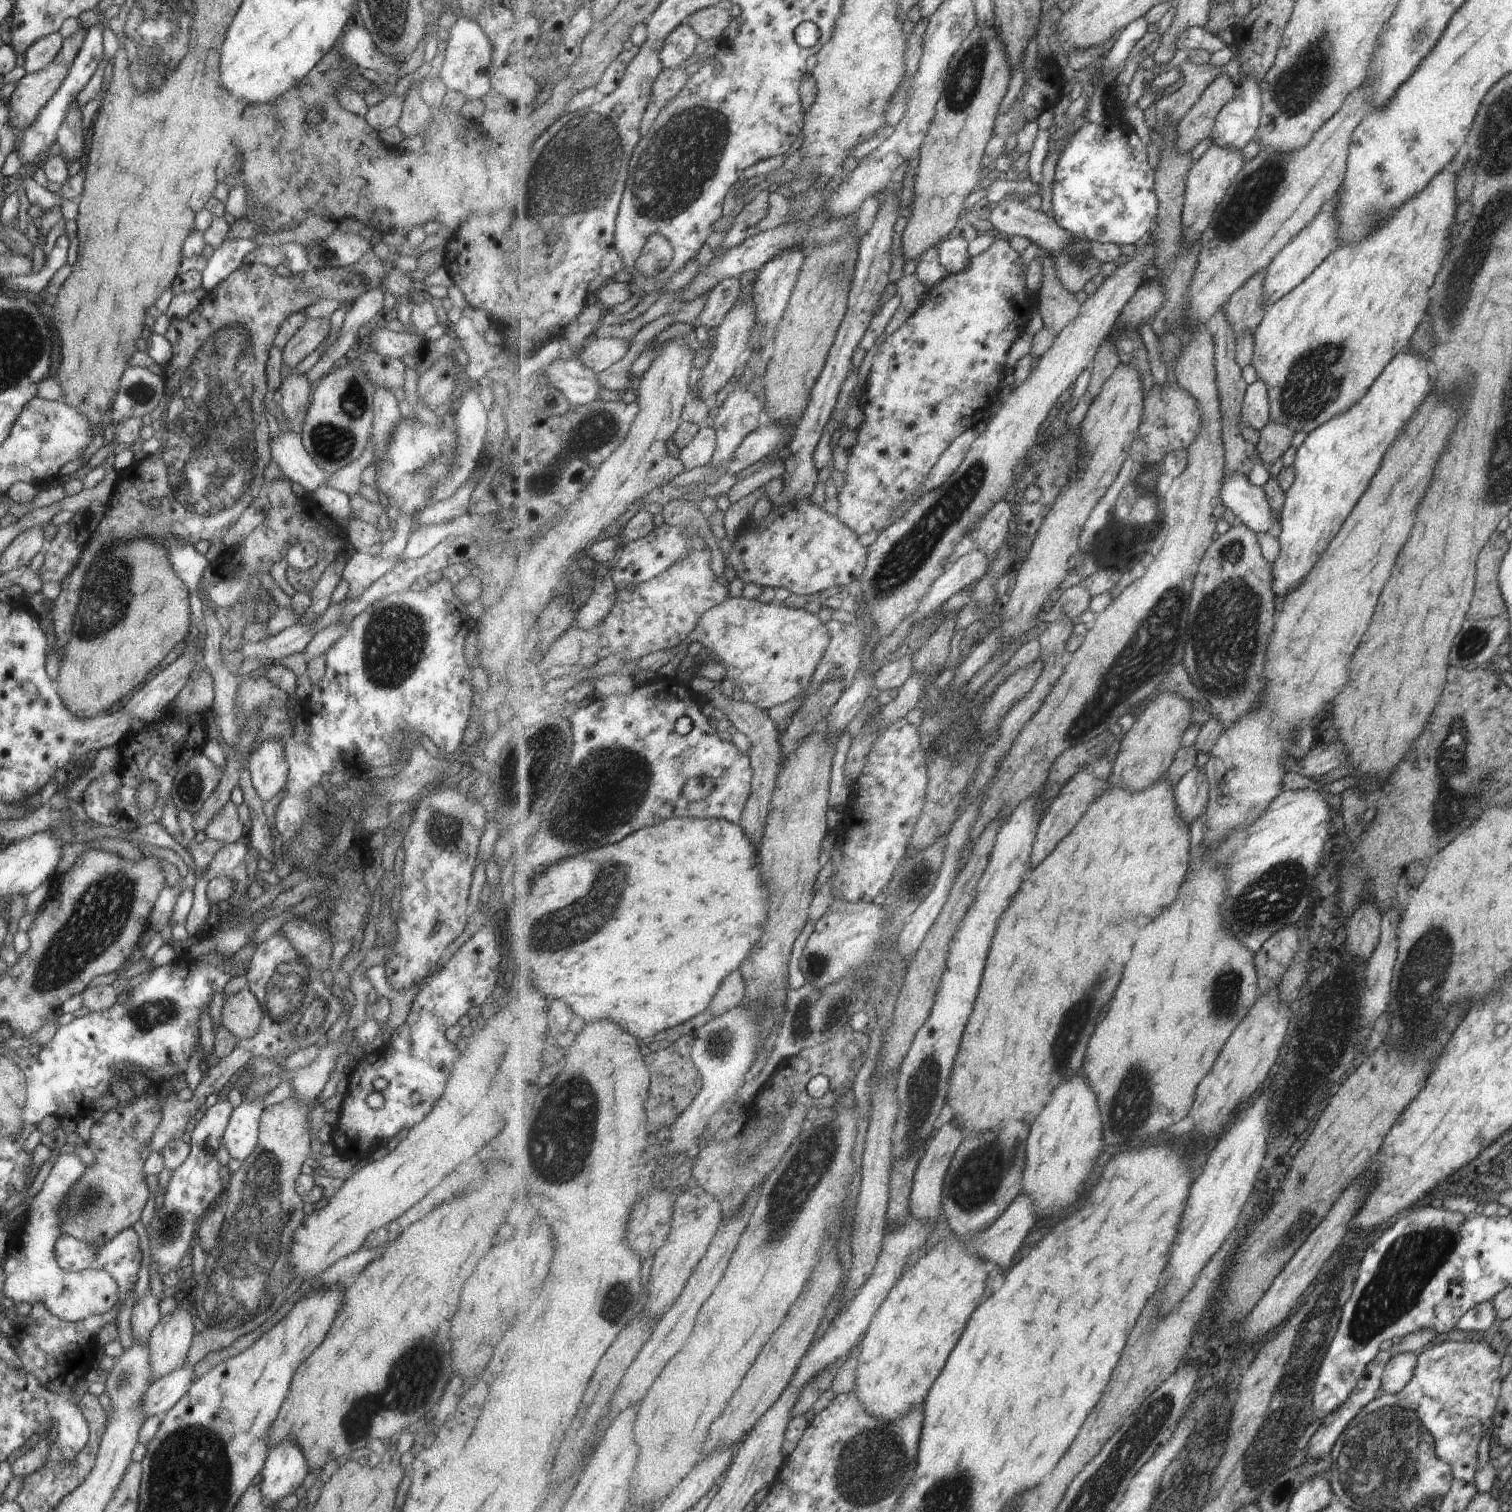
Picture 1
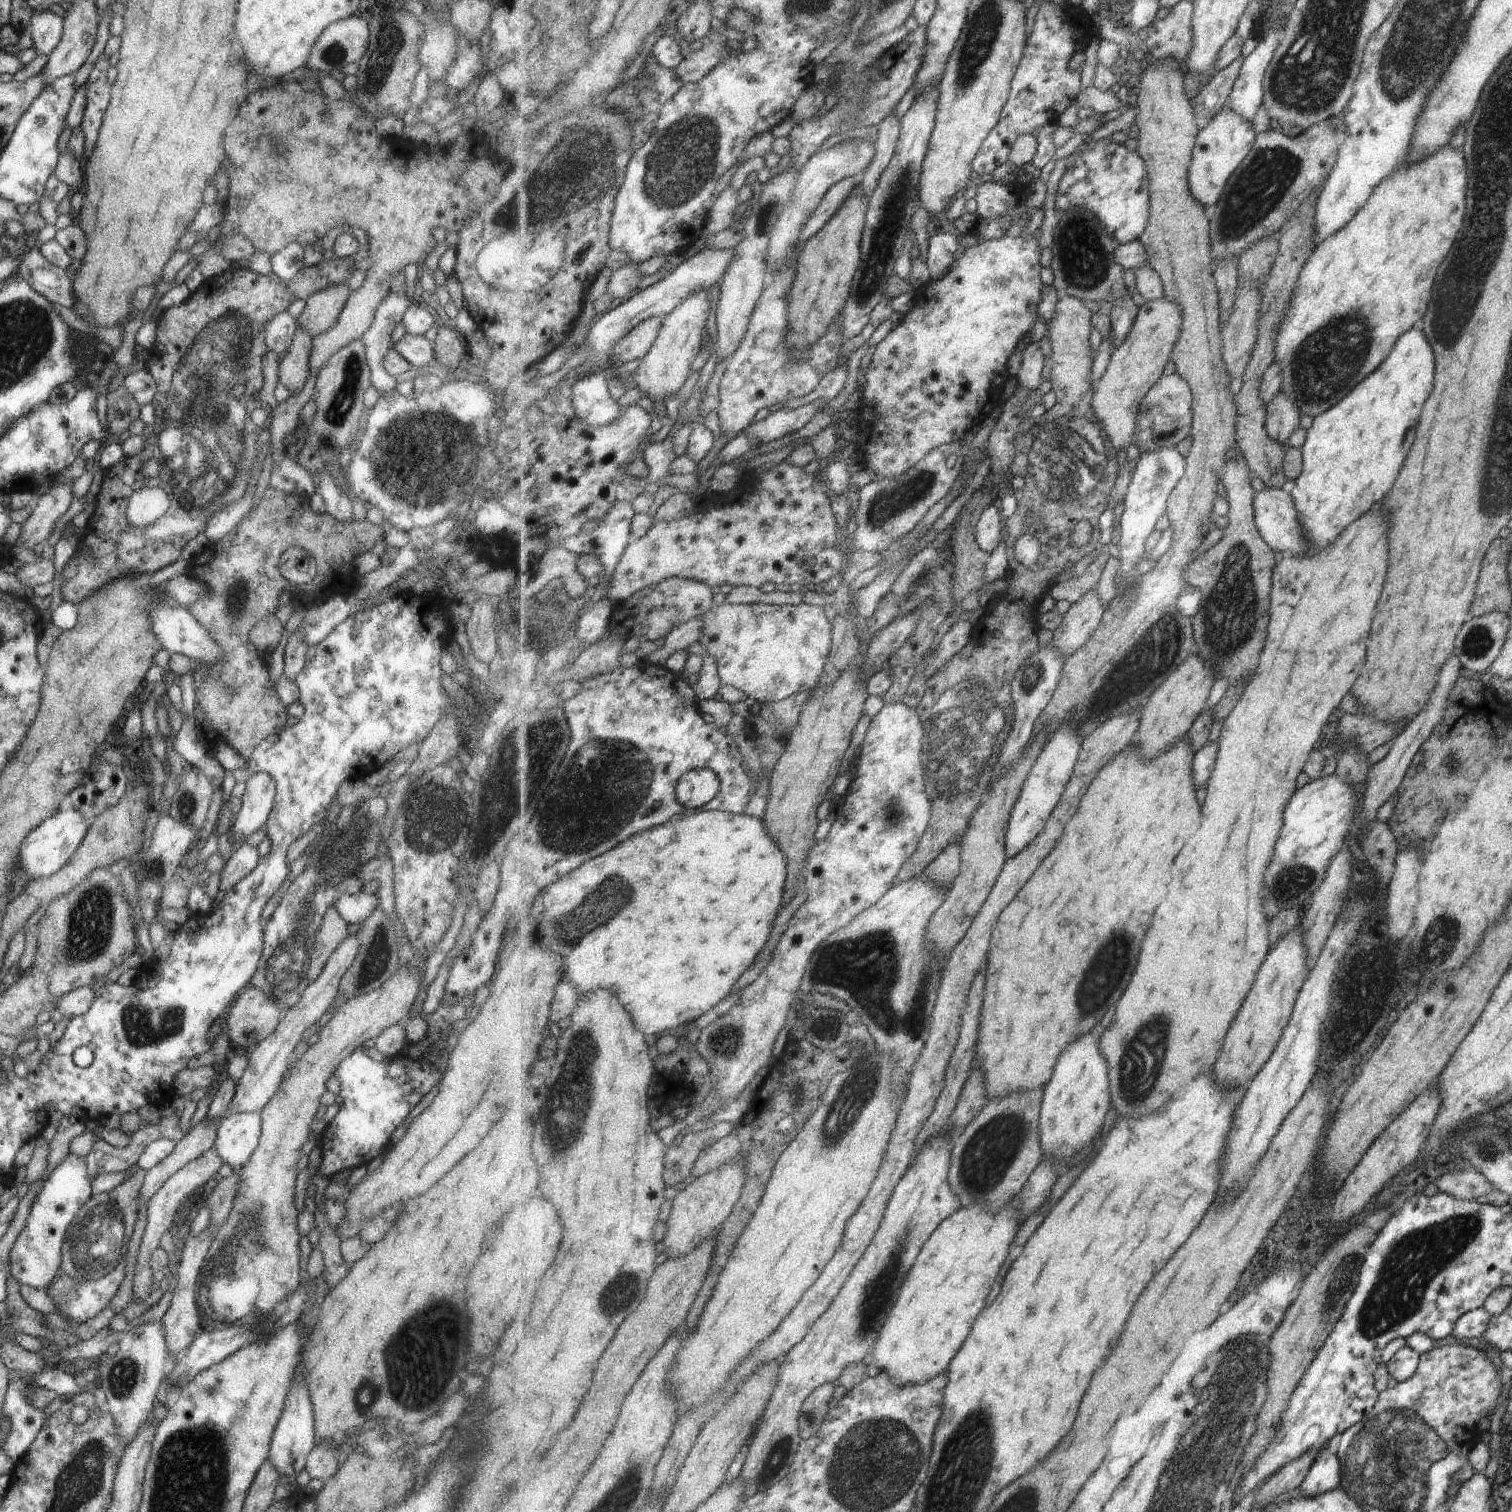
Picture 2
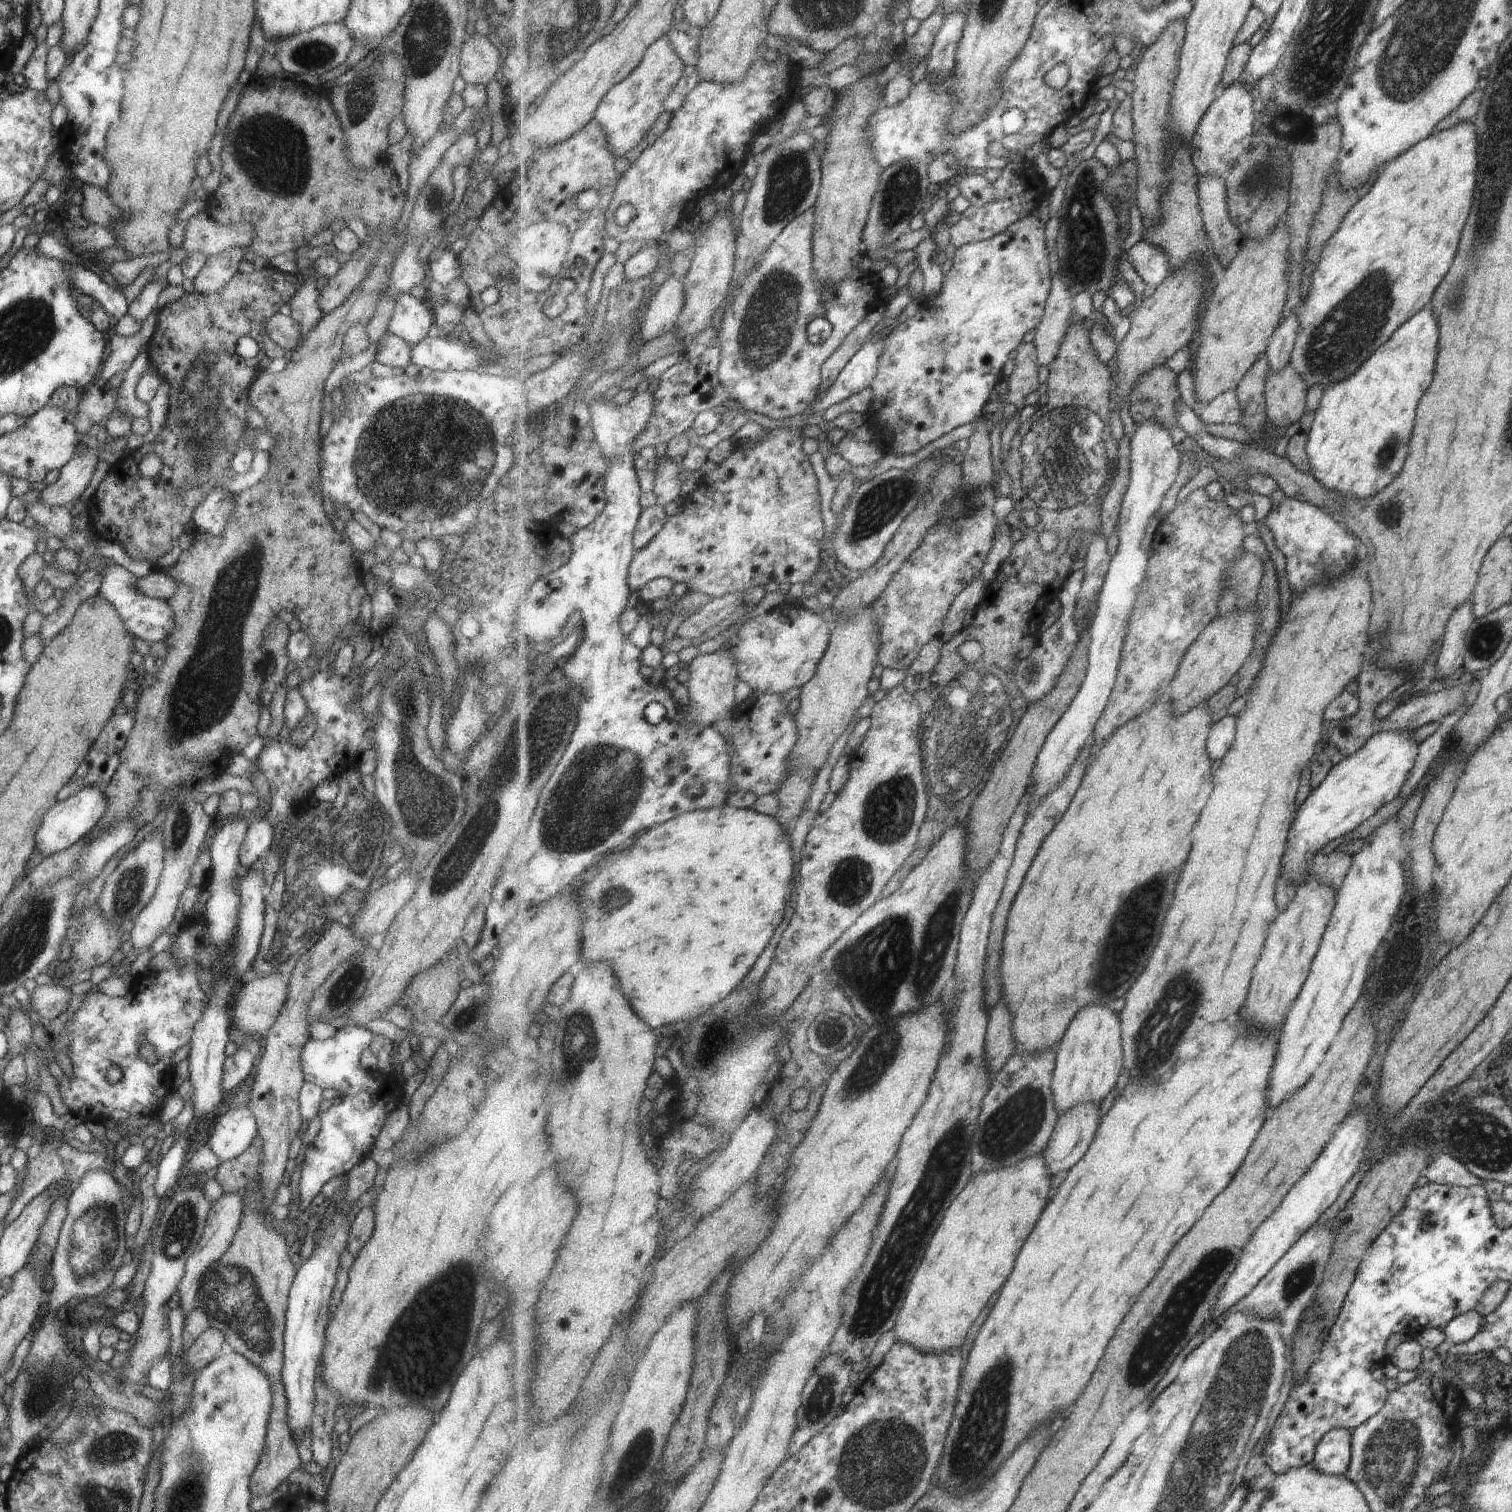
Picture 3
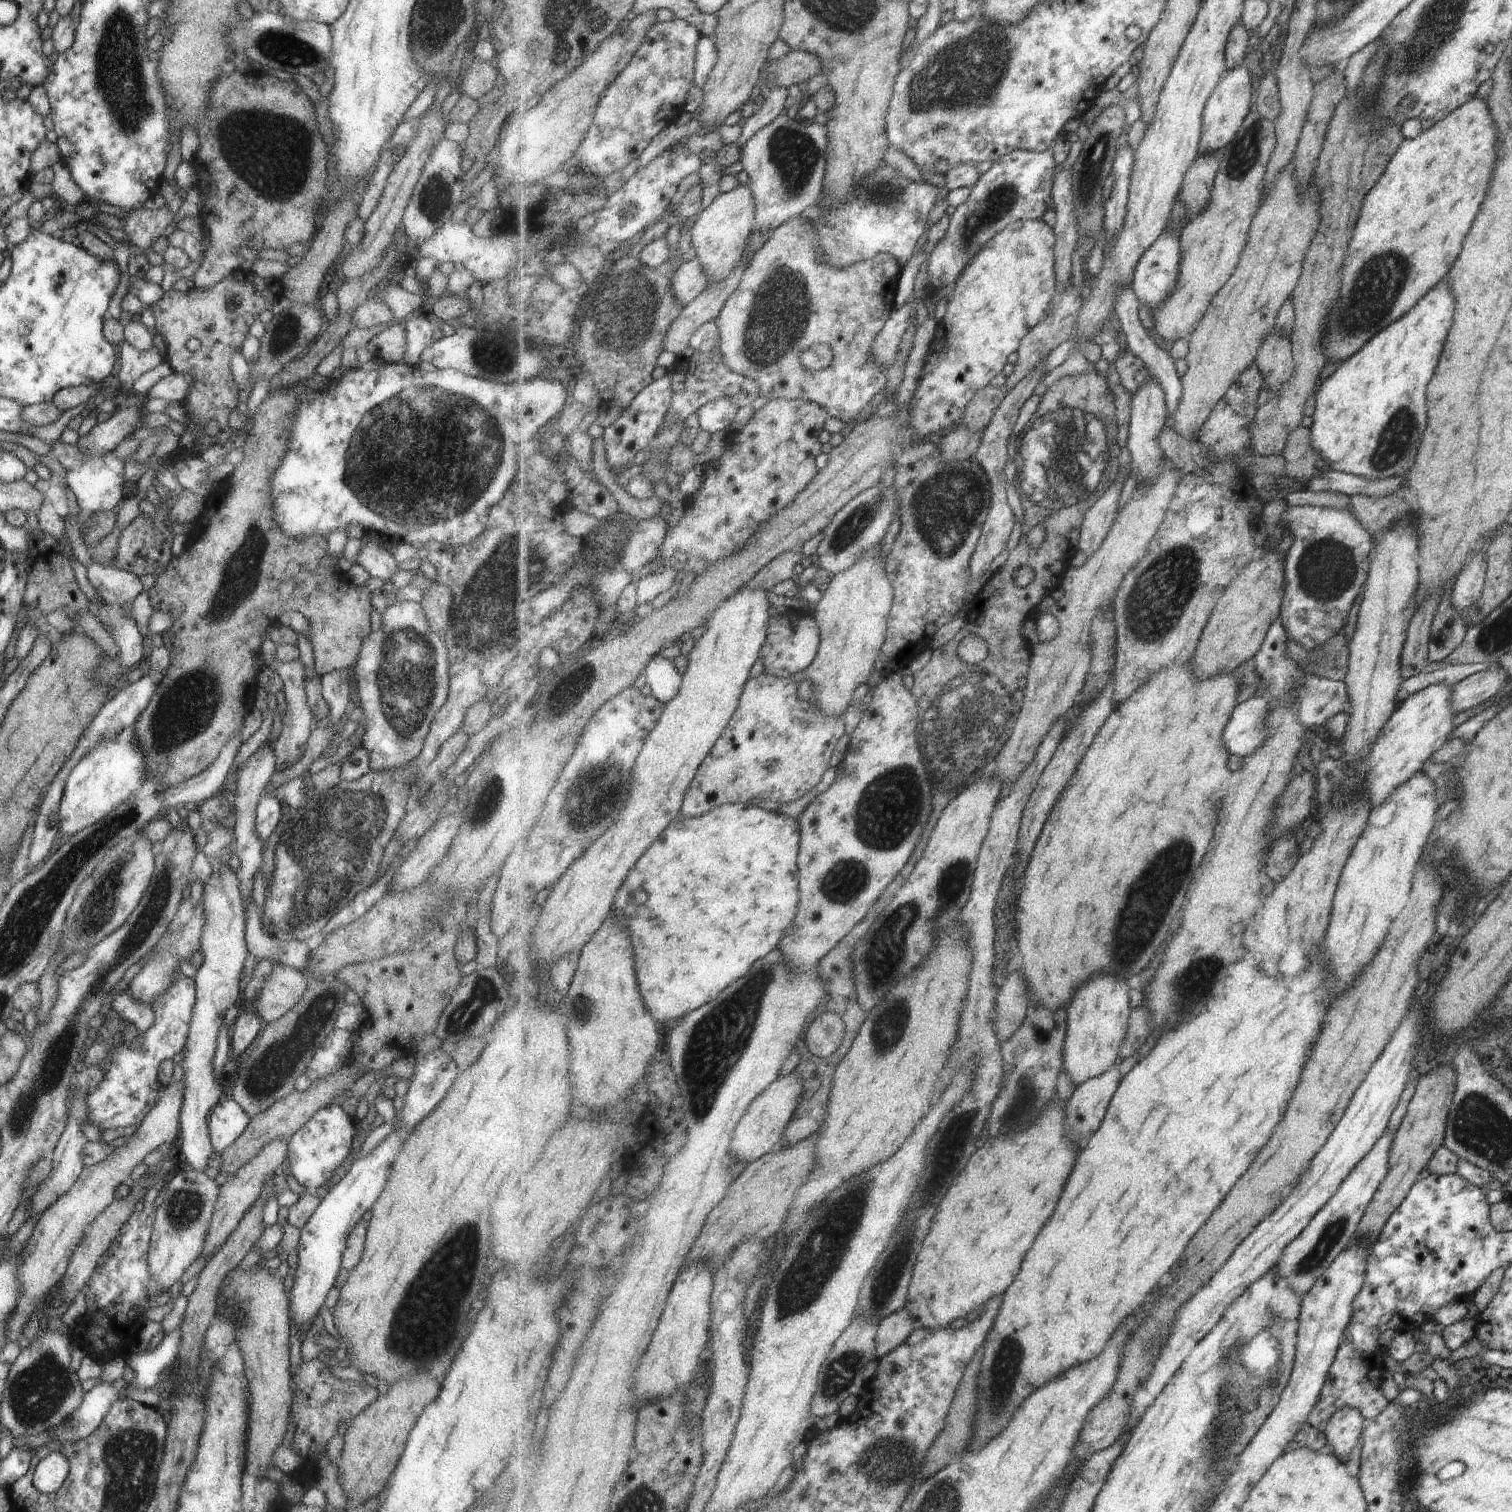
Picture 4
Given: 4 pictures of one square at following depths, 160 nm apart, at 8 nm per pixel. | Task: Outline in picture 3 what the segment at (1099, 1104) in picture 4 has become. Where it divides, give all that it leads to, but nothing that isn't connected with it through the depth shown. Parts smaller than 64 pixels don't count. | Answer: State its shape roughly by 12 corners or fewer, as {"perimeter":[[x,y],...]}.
{"perimeter":[[1099,1105],[1061,1115],[1045,1148],[1049,1174],[1071,1170],[1099,1128]]}

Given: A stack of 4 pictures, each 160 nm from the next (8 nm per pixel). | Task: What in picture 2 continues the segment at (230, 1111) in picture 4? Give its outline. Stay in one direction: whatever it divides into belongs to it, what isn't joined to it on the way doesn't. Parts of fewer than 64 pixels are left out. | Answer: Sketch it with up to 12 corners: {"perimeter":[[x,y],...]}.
{"perimeter":[[259,1113],[220,1120],[213,1147],[236,1169],[258,1143]]}

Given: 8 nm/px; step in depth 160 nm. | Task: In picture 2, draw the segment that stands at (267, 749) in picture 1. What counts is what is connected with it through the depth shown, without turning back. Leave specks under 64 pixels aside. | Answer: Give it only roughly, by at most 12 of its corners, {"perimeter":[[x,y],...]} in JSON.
{"perimeter":[[259,771],[244,781],[233,842],[265,824],[276,784]]}

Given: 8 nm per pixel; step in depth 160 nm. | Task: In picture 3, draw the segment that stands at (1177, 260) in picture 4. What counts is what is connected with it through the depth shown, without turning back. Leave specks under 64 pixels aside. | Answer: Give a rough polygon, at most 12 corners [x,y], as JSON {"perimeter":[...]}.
{"perimeter":[[1145,238],[1128,262],[1155,290],[1172,273],[1163,251]]}

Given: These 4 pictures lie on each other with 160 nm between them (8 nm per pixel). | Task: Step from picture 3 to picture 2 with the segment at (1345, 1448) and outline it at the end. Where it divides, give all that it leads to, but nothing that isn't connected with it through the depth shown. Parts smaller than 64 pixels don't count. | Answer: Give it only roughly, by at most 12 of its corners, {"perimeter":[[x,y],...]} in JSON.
{"perimeter":[[1319,1448],[1297,1492],[1316,1497],[1337,1488],[1338,1458]]}

